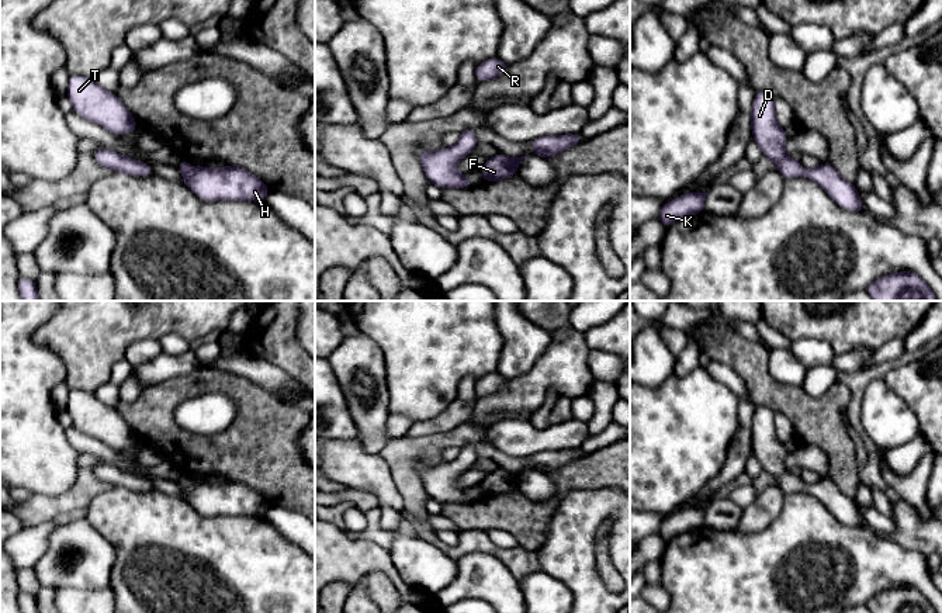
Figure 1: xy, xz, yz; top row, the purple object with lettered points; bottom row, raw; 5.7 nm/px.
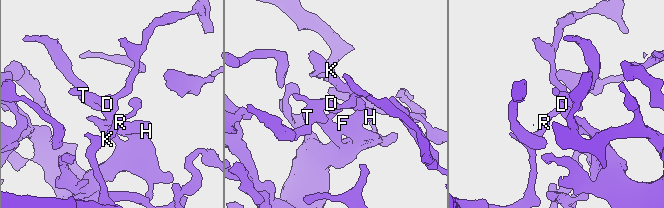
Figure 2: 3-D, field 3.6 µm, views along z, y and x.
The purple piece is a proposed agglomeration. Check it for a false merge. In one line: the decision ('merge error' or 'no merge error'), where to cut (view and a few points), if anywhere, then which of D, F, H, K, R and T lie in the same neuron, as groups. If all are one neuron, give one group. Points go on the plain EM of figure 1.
no merge error; no cut; D F H K R T

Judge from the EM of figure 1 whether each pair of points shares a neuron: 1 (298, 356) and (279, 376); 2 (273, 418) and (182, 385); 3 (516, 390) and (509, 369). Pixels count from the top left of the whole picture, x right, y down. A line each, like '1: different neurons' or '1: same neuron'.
1: different neurons
2: same neuron
3: different neurons

